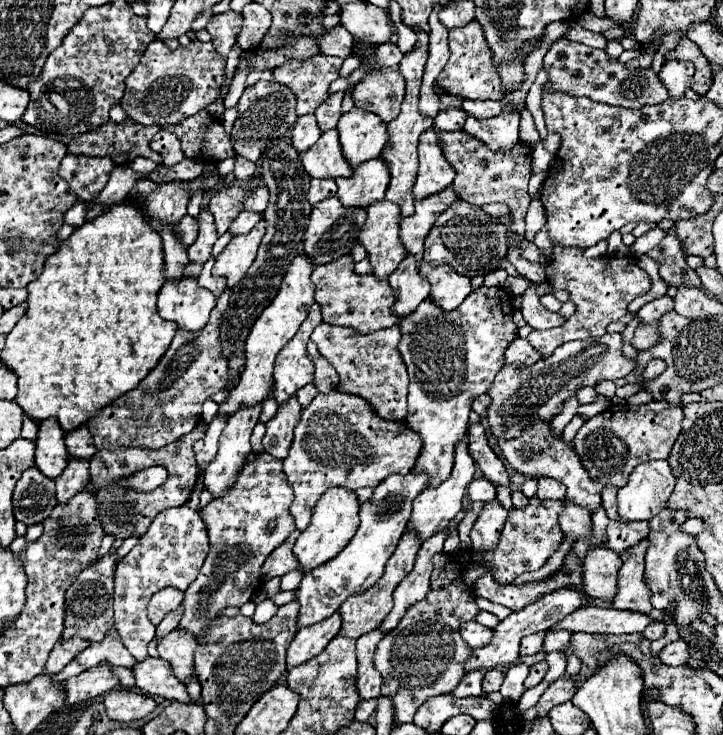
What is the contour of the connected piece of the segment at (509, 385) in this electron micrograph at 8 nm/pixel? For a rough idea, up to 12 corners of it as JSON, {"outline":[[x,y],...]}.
{"outline":[[622,334],[562,344],[488,390],[496,438],[552,420],[578,388],[624,378]]}

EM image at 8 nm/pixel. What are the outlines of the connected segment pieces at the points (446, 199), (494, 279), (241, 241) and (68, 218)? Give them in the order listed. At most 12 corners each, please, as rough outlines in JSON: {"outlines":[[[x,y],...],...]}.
{"outlines":[[[452,184],[414,214],[400,218],[400,240],[408,254],[422,256],[436,216],[454,202]],[[496,268],[484,278],[486,286],[502,286],[506,270]],[[264,222],[234,236],[216,258],[214,274],[228,286],[238,284],[250,268]],[[76,202],[66,214],[64,224],[82,226],[88,202]]]}

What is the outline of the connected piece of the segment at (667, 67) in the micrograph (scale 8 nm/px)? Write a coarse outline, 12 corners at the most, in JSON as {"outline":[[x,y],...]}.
{"outline":[[664,62],[658,78],[670,98],[690,88],[694,64]]}

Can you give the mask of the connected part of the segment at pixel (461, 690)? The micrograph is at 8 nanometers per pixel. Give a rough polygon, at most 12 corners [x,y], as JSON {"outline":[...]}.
{"outline":[[488,670],[468,672],[452,692],[458,698],[480,696]]}

